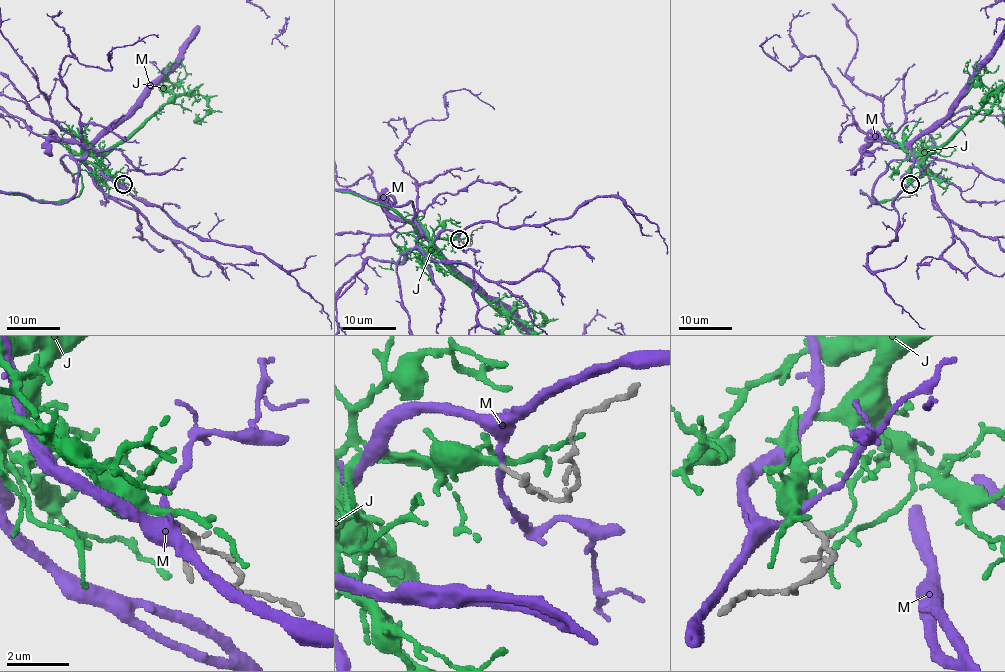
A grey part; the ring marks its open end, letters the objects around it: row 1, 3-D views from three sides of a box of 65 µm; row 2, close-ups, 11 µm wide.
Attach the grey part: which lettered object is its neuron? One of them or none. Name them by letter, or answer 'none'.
J

